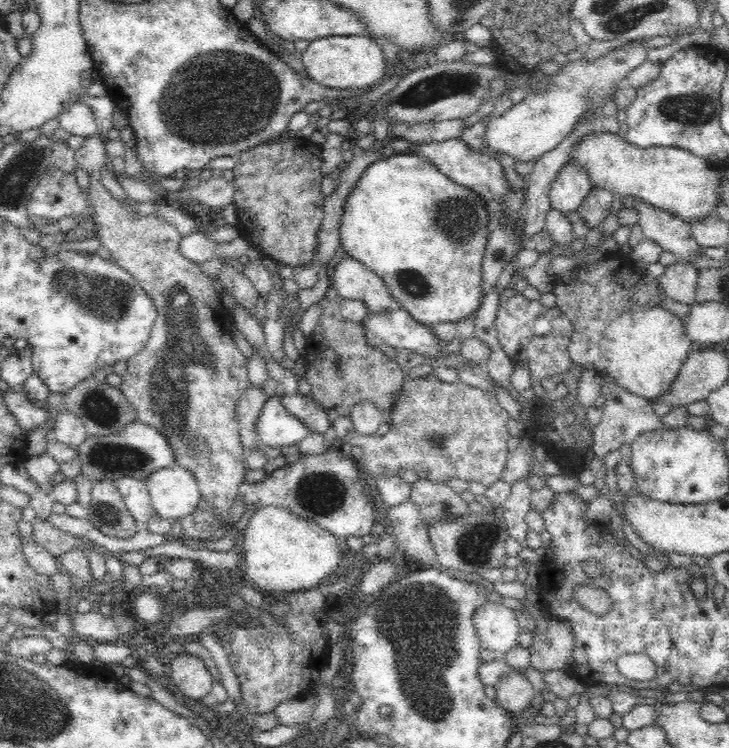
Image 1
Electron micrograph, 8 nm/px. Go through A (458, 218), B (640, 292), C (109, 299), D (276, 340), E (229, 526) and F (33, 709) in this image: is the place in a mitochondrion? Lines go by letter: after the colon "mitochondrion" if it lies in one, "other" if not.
A: mitochondrion
B: other
C: mitochondrion
D: other
E: other
F: mitochondrion

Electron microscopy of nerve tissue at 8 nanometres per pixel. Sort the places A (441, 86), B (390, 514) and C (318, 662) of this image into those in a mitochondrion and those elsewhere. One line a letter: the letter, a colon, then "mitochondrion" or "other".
A: mitochondrion
B: other
C: other

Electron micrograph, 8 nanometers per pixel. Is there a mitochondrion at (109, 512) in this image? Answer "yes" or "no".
yes

